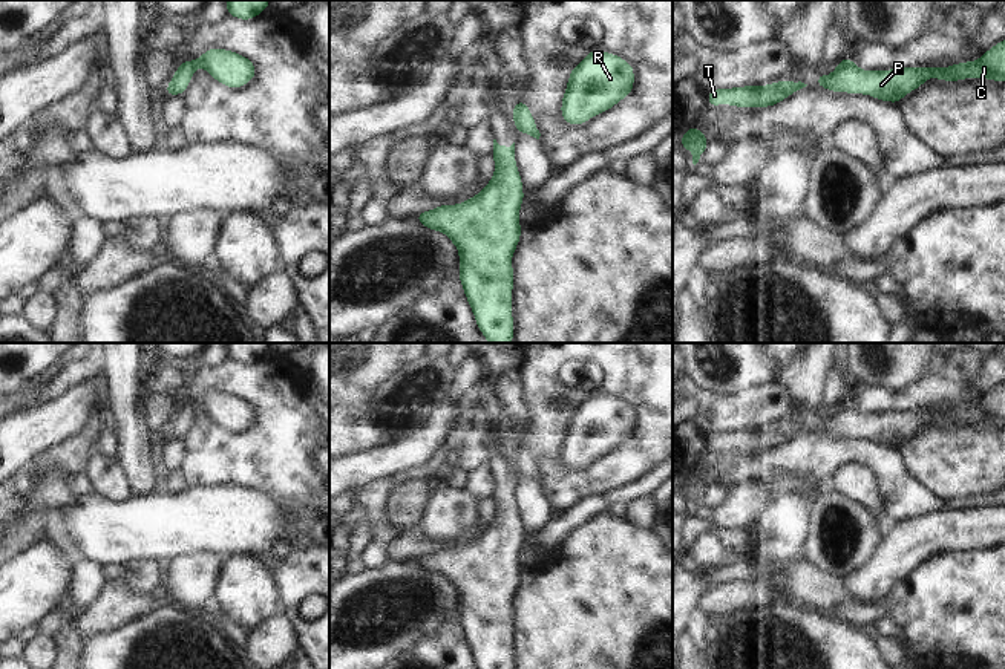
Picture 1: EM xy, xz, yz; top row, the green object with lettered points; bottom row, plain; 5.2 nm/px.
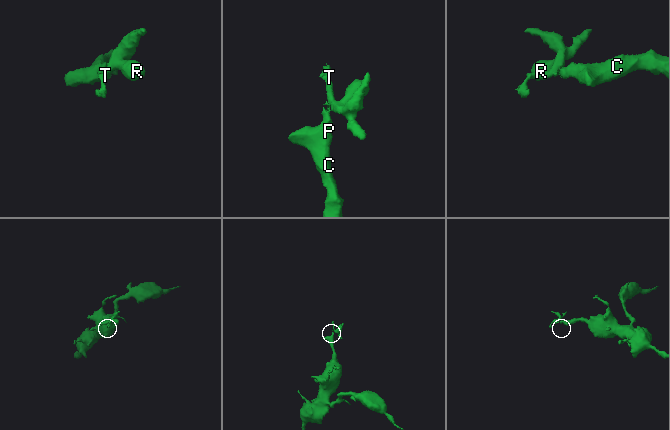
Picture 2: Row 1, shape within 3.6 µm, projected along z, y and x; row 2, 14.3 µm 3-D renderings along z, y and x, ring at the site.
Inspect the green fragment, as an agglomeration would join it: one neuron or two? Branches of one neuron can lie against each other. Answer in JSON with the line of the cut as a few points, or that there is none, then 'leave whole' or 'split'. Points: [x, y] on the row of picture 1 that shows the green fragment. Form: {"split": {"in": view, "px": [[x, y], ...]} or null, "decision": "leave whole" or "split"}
{"split": {"in": "yz", "px": [[792, 81], [791, 92]]}, "decision": "split"}

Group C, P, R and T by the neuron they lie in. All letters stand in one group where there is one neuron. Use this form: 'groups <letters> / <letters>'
groups C P / R T

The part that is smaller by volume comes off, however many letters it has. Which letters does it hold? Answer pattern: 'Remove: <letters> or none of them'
Remove: R, T

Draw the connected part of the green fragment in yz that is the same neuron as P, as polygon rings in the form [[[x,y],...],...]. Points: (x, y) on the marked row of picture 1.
[[[1005,40],[984,52],[976,61],[968,60],[944,69],[938,66],[925,69],[921,64],[889,70],[863,70],[846,55],[829,77],[818,72],[815,84],[833,93],[870,95],[879,101],[898,104],[907,93],[919,89],[928,78],[938,78],[941,81],[962,81],[965,78],[1005,81]]]

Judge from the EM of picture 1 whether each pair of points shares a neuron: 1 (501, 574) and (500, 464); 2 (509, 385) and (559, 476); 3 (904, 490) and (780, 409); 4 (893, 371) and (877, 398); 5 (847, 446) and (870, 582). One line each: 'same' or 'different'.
1: same
2: different
3: different
4: different
5: different

